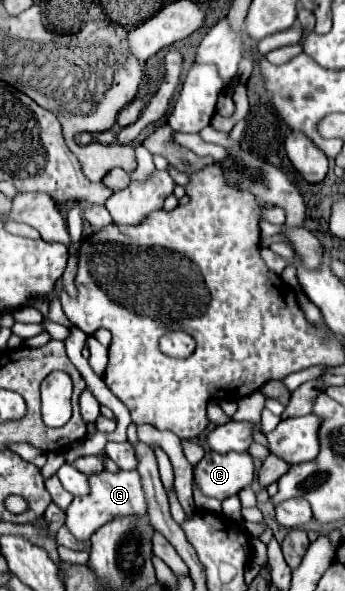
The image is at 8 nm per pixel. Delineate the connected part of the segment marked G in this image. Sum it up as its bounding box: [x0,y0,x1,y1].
[66,469,148,541]

